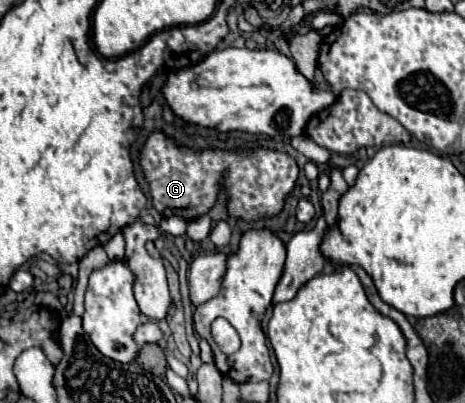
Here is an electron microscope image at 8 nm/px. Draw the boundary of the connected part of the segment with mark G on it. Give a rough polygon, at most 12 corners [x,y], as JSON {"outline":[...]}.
{"outline":[[154,132],[140,152],[162,216],[282,210],[300,168],[284,152],[194,152]]}

